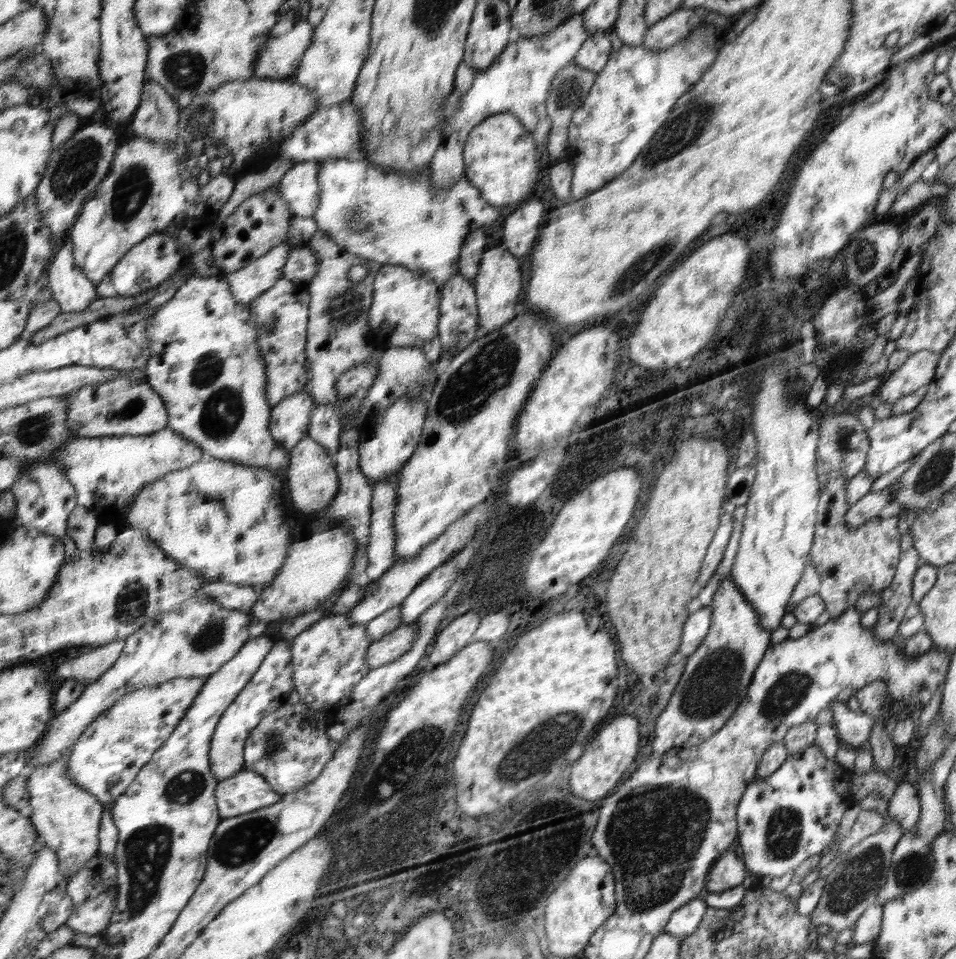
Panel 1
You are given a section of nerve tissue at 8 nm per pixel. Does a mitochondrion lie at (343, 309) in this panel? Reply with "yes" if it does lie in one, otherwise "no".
yes

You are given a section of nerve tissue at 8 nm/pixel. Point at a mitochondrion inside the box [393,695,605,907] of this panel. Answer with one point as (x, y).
(524, 760)

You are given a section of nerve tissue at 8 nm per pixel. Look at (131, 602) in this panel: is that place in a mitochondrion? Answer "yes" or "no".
yes

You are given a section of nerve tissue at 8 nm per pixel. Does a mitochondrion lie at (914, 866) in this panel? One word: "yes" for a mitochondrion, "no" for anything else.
yes

